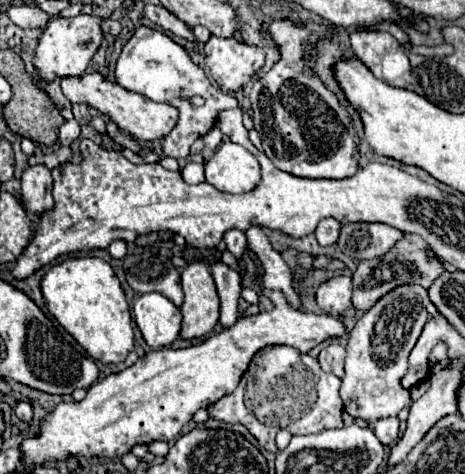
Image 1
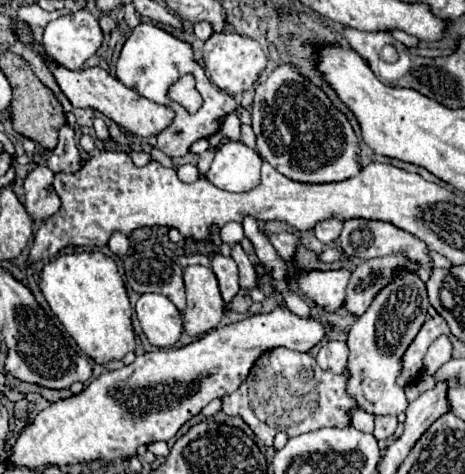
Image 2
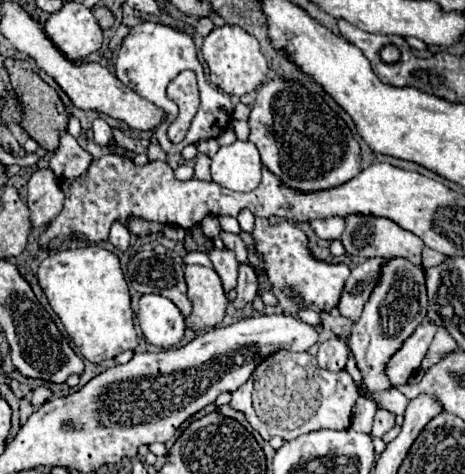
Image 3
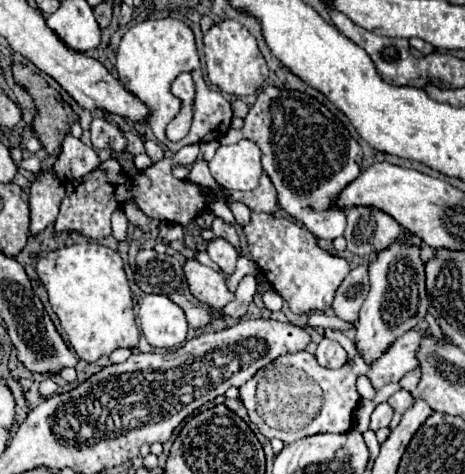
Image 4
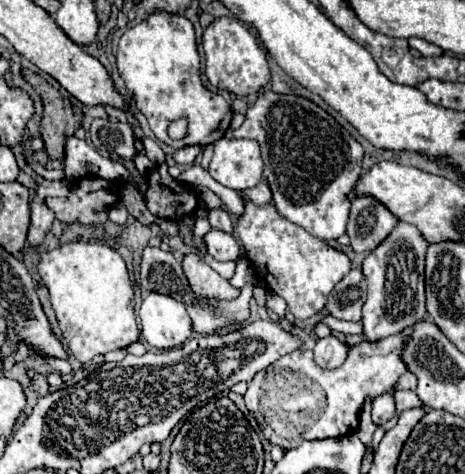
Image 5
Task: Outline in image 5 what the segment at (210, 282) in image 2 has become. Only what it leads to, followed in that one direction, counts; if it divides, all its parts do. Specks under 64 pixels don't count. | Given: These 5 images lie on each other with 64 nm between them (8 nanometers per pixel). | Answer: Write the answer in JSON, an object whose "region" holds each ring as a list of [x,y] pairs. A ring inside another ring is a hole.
{"region":[[[190,252],[182,260],[182,270],[190,282],[190,288],[194,294],[204,298],[218,298],[218,300],[232,300],[238,298],[238,290],[230,286],[228,280],[224,280],[216,270],[212,270],[200,254]]]}

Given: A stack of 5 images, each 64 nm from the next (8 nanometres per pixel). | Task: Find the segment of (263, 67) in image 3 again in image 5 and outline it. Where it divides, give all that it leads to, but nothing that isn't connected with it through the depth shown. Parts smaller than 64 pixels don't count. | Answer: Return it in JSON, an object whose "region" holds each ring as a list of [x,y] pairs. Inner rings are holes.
{"region":[[[216,18],[206,30],[202,38],[204,60],[206,60],[206,76],[212,86],[218,90],[232,92],[236,96],[248,96],[258,88],[264,88],[270,82],[270,68],[266,60],[266,50],[258,44],[246,24],[236,18]]]}

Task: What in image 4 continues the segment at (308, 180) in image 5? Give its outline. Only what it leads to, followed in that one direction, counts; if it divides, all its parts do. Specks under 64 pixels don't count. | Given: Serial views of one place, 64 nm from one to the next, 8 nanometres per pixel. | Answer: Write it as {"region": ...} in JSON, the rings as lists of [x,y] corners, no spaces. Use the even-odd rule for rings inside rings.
{"region":[[[264,86],[244,118],[244,128],[226,132],[220,144],[234,144],[242,138],[256,142],[262,150],[262,168],[278,192],[278,206],[288,216],[302,222],[320,240],[344,234],[346,214],[334,200],[360,174],[362,148],[328,108],[302,92]]]}

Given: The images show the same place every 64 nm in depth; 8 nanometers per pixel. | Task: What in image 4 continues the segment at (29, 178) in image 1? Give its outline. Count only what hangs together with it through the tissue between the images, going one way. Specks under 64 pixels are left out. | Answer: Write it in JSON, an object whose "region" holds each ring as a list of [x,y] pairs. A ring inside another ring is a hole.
{"region":[[[42,172],[30,188],[30,234],[36,236],[54,224],[60,200],[64,198],[64,184],[52,174]]]}

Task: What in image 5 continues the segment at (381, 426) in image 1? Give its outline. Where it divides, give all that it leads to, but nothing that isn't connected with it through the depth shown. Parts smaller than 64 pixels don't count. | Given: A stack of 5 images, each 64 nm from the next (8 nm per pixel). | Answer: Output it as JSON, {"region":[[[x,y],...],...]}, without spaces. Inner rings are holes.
{"region":[[[384,392],[380,396],[376,396],[372,400],[372,420],[374,424],[382,424],[390,418],[396,416],[396,404],[394,404],[394,394],[392,392]]]}

